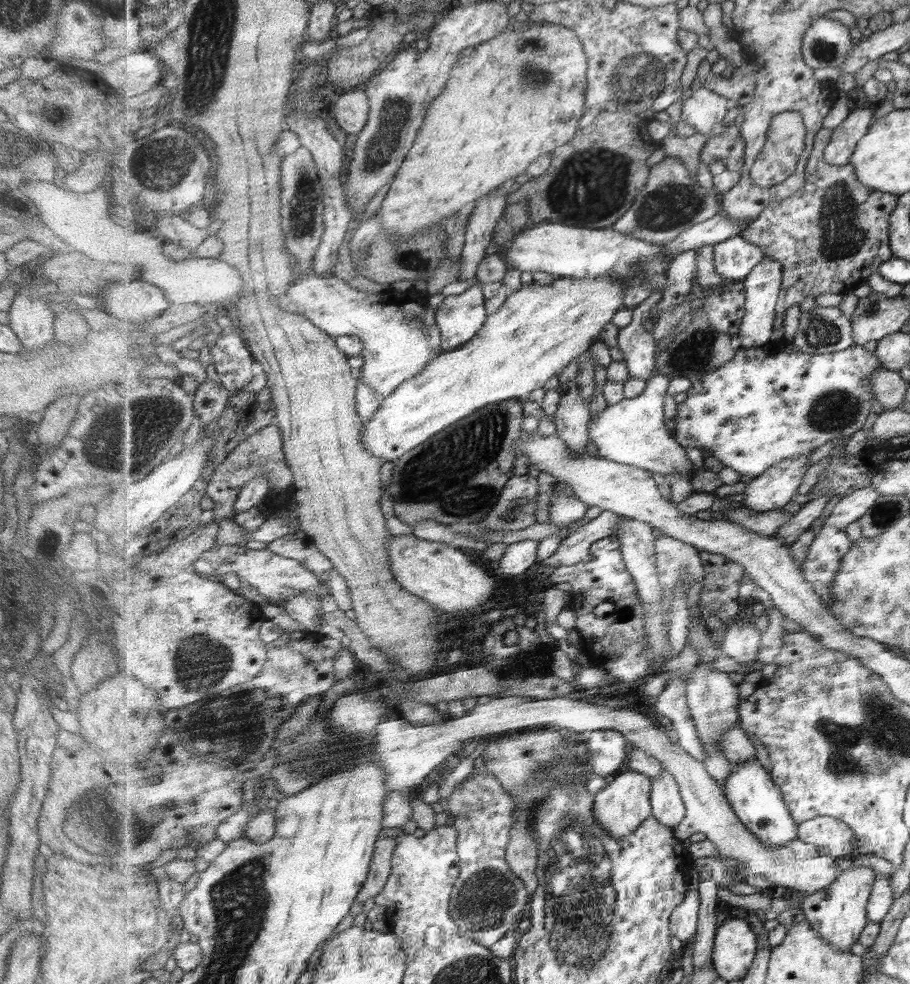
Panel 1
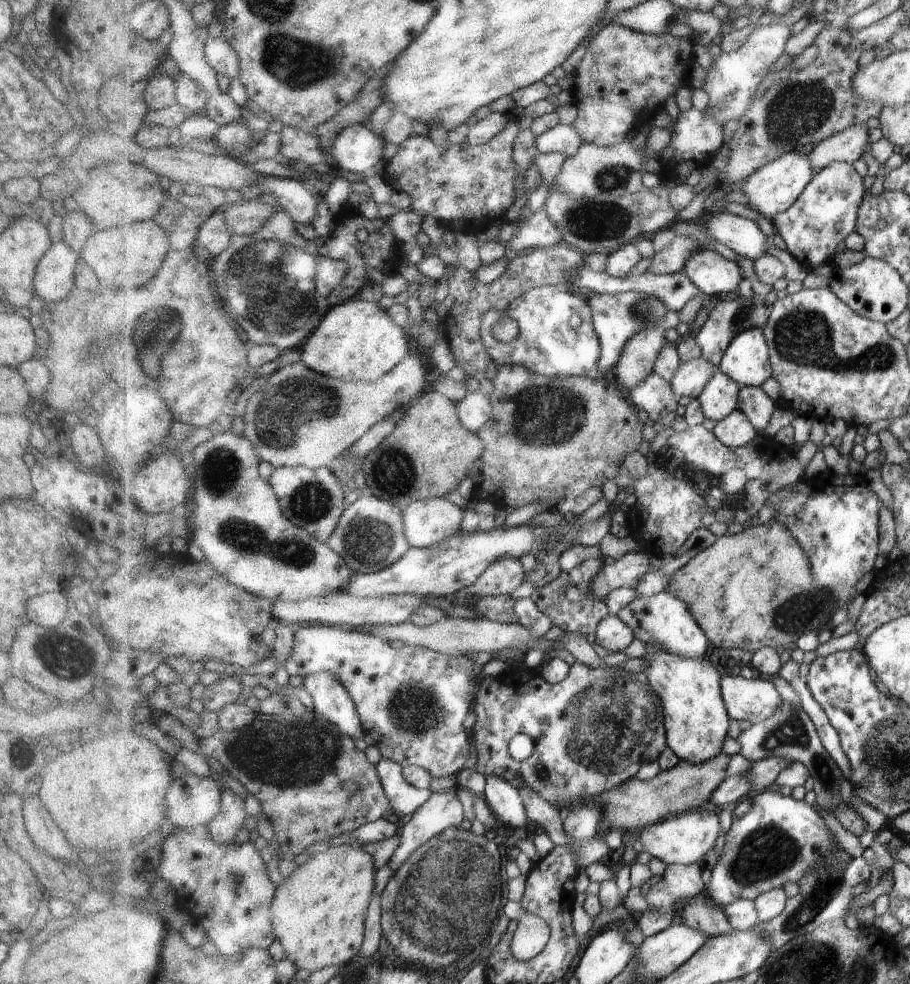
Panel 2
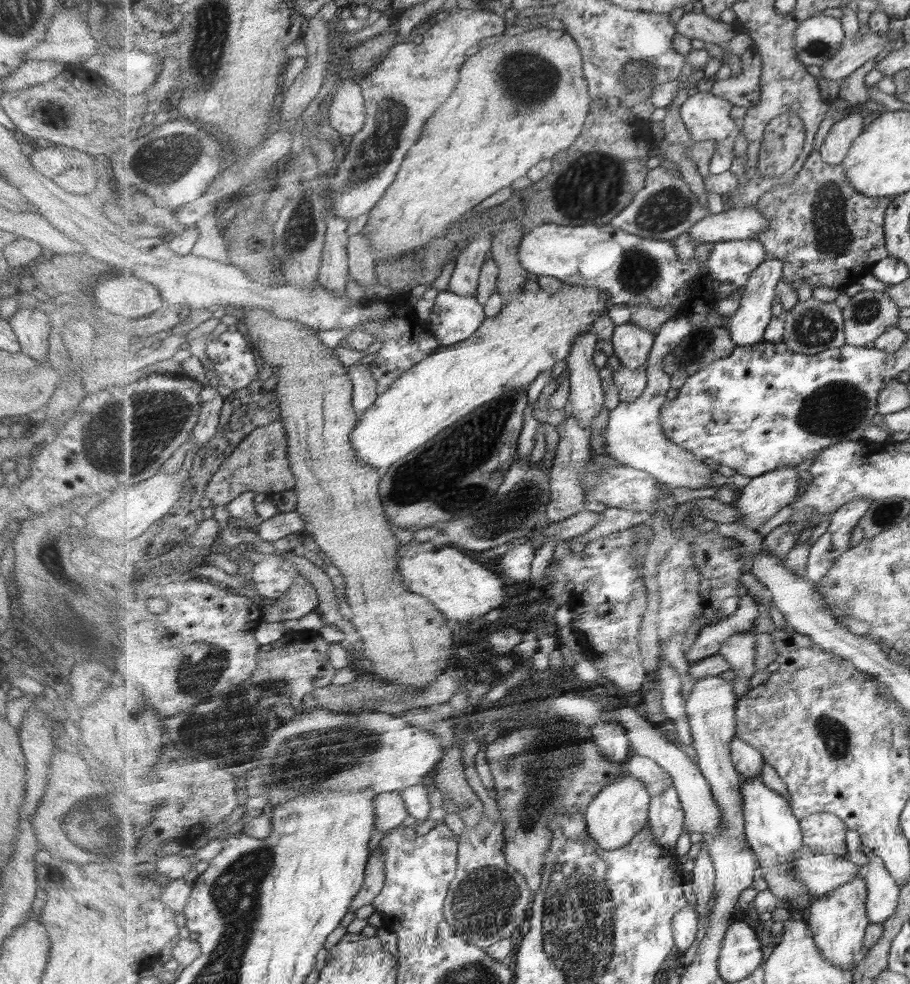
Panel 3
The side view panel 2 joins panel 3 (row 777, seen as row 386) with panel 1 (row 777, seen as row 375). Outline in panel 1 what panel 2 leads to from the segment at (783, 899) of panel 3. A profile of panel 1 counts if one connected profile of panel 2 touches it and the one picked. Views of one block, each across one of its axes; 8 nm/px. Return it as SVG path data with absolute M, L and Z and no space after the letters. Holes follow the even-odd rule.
M754 758L744 764L734 764L729 777L724 782L724 794L730 800L734 812L750 831L753 831L767 847L785 845L799 839L799 825L795 823L782 791L763 764Z

